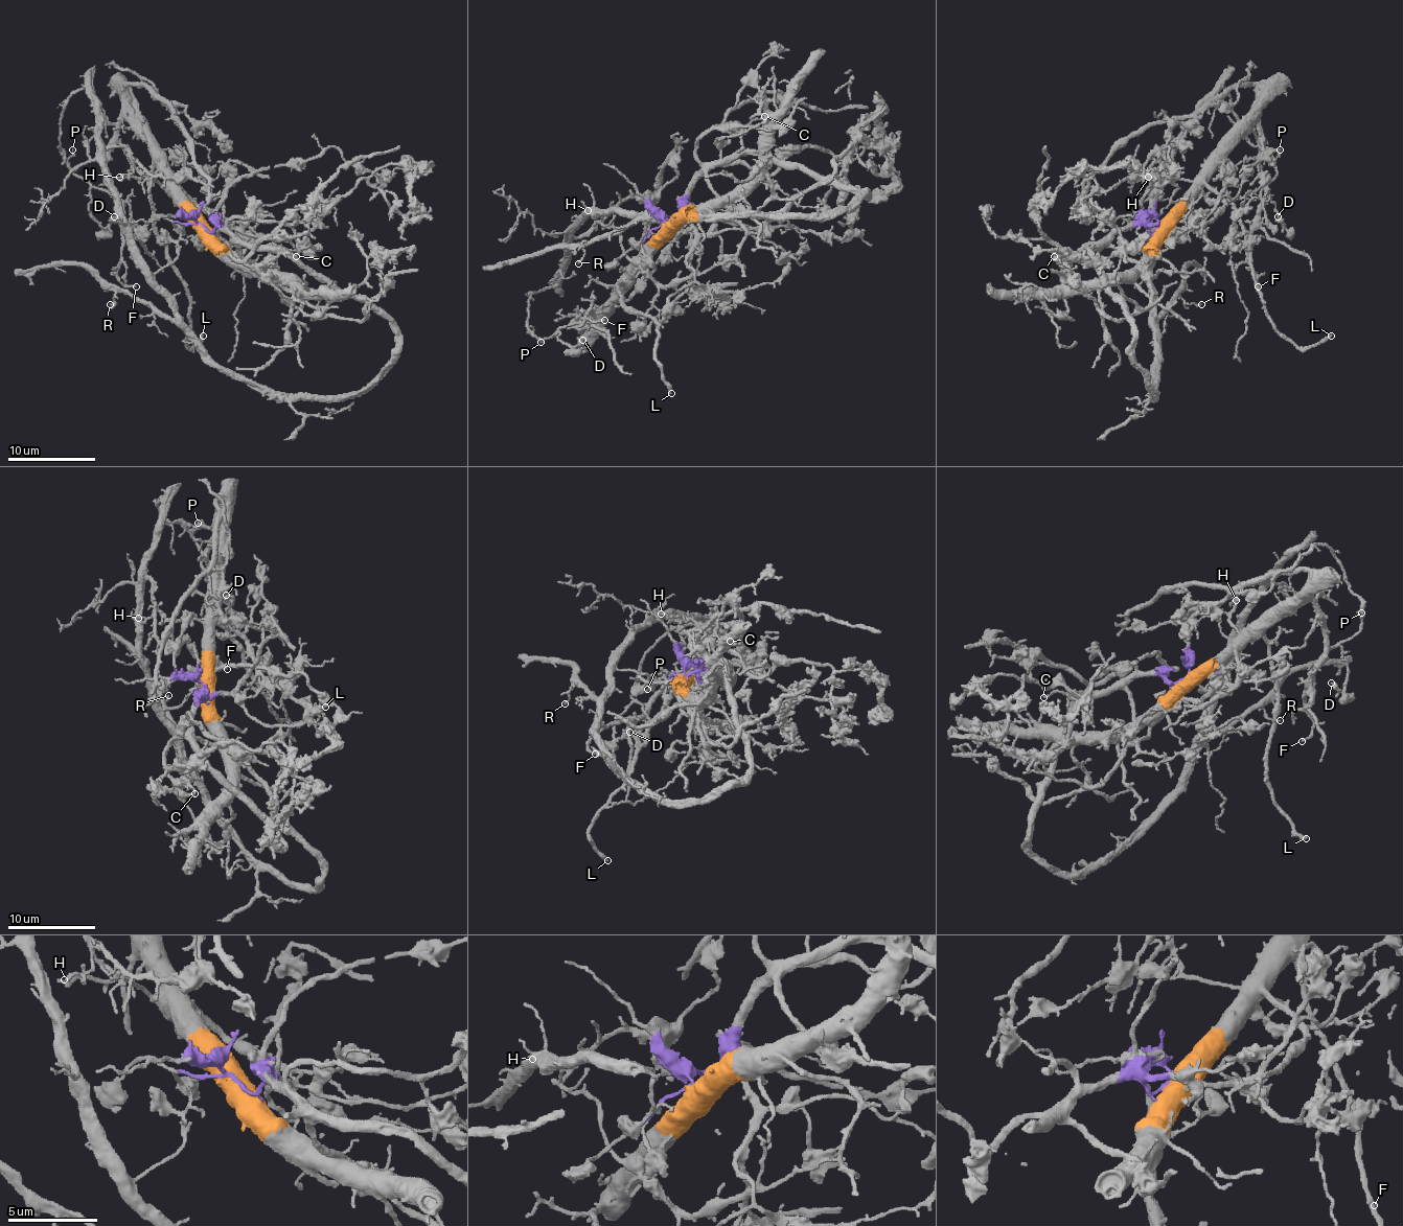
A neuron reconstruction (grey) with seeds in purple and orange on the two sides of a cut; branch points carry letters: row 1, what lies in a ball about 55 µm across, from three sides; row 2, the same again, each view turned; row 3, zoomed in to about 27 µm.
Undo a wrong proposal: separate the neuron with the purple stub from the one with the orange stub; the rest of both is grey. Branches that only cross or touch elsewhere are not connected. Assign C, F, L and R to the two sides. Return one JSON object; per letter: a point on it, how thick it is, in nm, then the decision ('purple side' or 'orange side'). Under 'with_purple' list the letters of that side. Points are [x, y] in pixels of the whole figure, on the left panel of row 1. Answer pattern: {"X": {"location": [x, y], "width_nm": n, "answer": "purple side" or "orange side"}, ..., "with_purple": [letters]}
{"C": {"location": [296, 256], "width_nm": 130, "answer": "purple side"}, "F": {"location": [136, 286], "width_nm": 120, "answer": "orange side"}, "L": {"location": [203, 336], "width_nm": 240, "answer": "orange side"}, "R": {"location": [110, 304], "width_nm": 120, "answer": "purple side"}, "with_purple": ["C", "R"]}

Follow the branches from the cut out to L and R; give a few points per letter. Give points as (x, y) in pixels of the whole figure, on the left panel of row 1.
L: (202, 226), (156, 167), (150, 191), (152, 224), (186, 292), (186, 344), (191, 348), (202, 334)
R: (202, 226), (366, 298), (396, 356), (357, 392), (272, 396), (150, 306), (119, 292), (110, 304)

